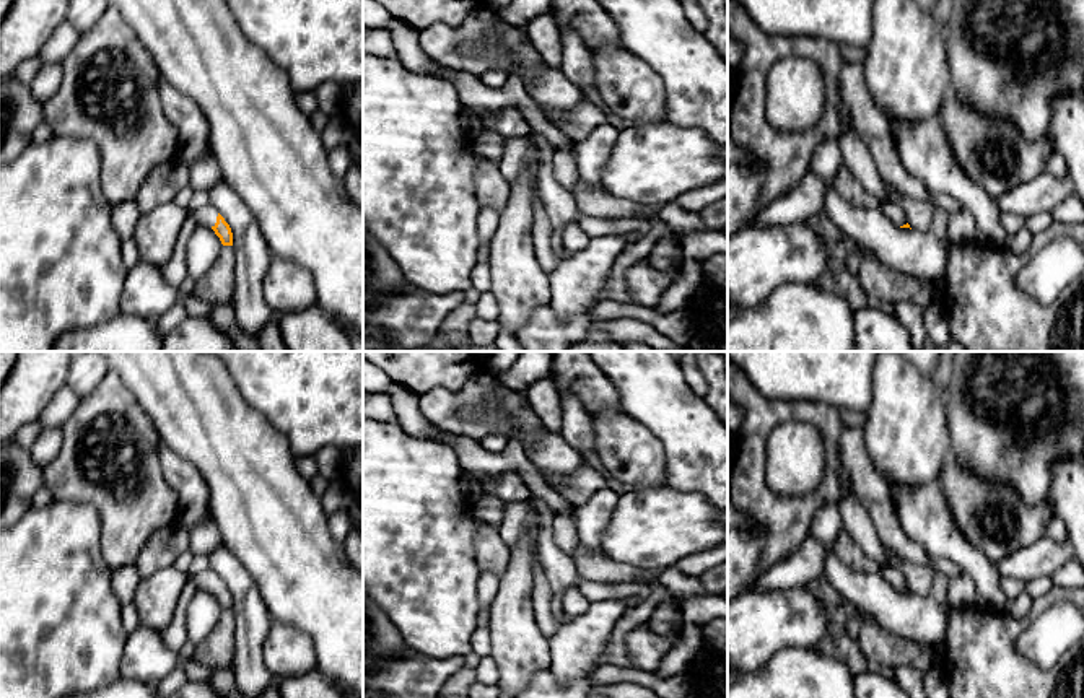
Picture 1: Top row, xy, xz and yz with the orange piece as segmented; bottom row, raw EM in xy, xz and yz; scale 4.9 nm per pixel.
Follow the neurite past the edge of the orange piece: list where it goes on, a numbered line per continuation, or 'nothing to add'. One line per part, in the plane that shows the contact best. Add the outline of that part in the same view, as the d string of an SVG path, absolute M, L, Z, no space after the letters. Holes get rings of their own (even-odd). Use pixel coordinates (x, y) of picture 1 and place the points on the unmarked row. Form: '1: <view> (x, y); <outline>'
1: xy (207, 580); M208 568L203 573L189 576L189 581L192 581L197 586L197 589L205 589L212 592L216 587L218 576Z

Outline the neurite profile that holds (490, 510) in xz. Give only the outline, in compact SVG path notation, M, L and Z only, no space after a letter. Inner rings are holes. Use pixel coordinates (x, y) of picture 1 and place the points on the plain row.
M482 493L472 504L472 516L474 519L498 529L505 517L505 506L506 503L498 496L487 496Z

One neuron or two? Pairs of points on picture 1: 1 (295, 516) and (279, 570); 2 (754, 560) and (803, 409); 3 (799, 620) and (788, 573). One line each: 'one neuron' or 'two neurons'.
1: one neuron
2: one neuron
3: two neurons

